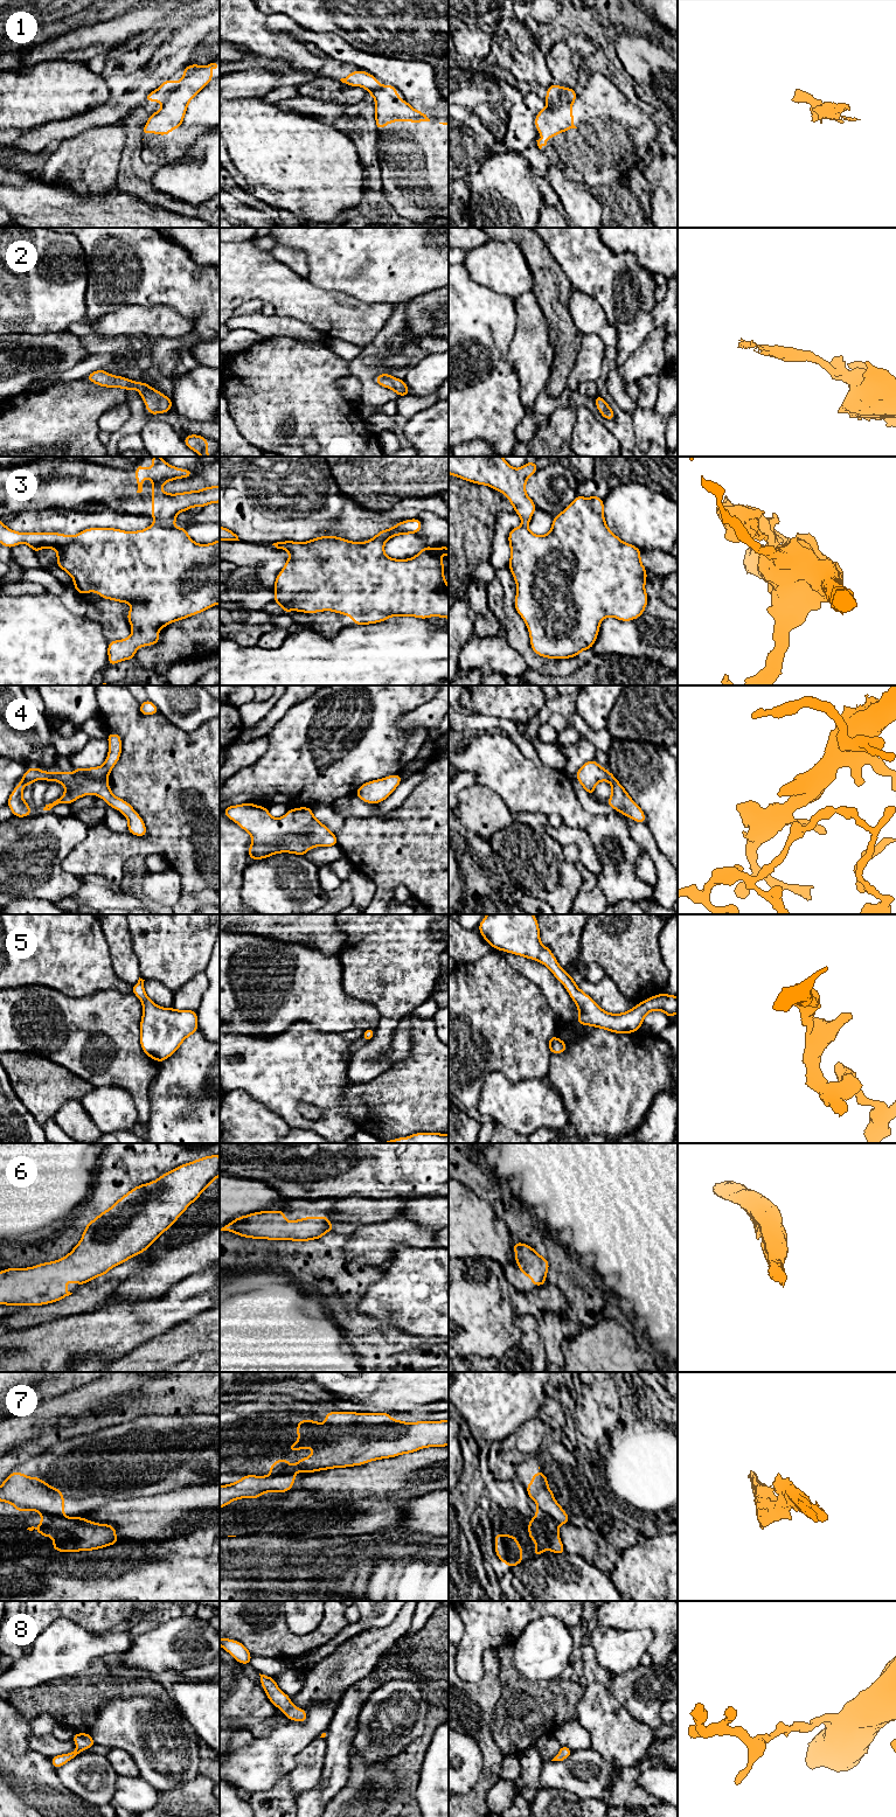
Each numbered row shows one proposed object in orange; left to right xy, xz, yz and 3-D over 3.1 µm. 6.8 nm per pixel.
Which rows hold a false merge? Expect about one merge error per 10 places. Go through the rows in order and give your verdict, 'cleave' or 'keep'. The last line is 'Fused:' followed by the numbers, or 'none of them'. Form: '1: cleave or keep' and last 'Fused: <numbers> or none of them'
1: keep
2: keep
3: cleave
4: keep
5: keep
6: keep
7: cleave
8: keep
Fused: 3, 7

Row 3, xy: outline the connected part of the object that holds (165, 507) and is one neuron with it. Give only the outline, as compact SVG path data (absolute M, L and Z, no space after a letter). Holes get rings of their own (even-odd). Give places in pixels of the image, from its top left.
M160 457L152 458L152 469L136 466L137 493L143 492L143 480L152 478L152 515L159 524L172 527L180 511L187 511L193 507L204 508L209 503L220 502L220 486L204 487L201 490L169 494L160 488L175 479L190 478L193 469L182 469L167 464Z

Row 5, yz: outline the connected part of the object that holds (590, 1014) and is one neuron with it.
M487 914L479 924L482 938L494 948L541 962L568 990L579 1011L577 1023L614 1033L639 1031L645 1016L661 1010L669 1018L678 1014L678 996L661 993L621 1014L603 1010L576 986L575 980L558 965L553 952L541 944L540 927L534 914Z

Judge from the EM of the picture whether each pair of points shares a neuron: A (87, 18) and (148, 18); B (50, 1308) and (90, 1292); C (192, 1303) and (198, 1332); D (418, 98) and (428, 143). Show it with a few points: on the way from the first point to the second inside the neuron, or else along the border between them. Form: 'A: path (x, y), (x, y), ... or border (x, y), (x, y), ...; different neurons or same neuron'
A: border (127, 12), (92, 25), (85, 25); different neurons
B: path (60, 1308), (69, 1307), (81, 1301); same neuron
C: border (207, 1309), (169, 1328); different neurons
D: border (404, 98), (415, 109), (425, 115); different neurons

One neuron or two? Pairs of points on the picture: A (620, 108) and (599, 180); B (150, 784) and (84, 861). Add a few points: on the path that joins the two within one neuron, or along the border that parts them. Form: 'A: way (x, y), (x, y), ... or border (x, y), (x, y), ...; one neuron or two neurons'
A: way (617, 125), (617, 144), (604, 162); one neuron
B: way (152, 814), (152, 837), (144, 846), (115, 848); one neuron

